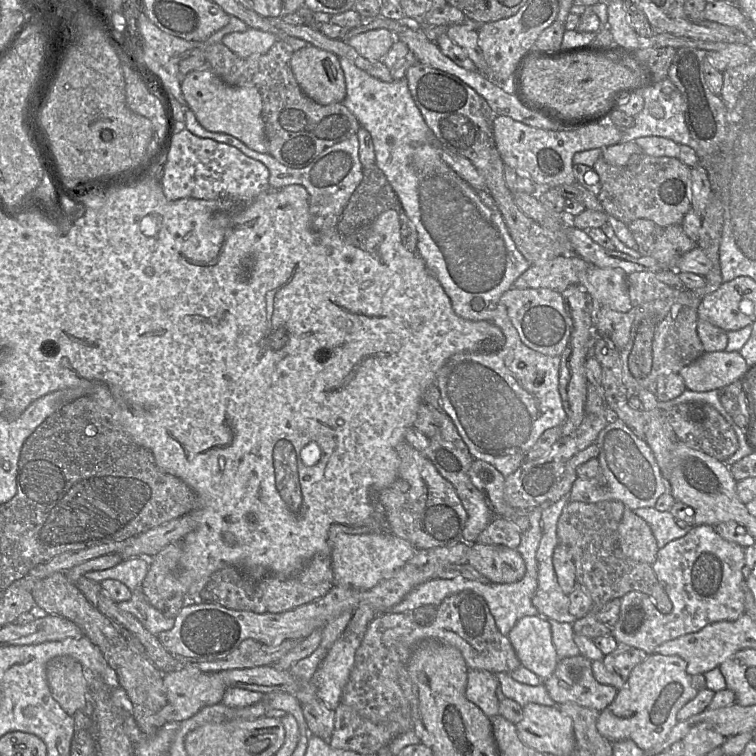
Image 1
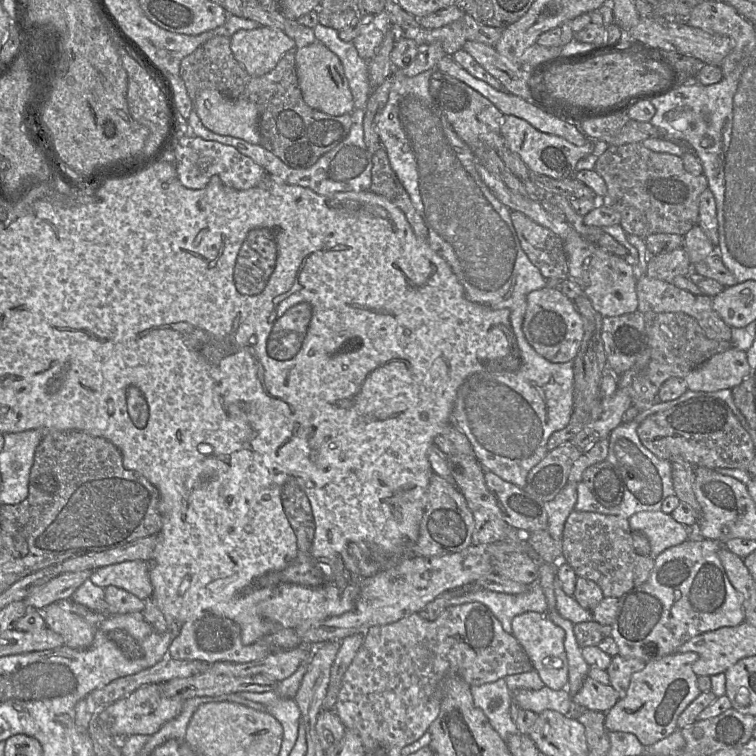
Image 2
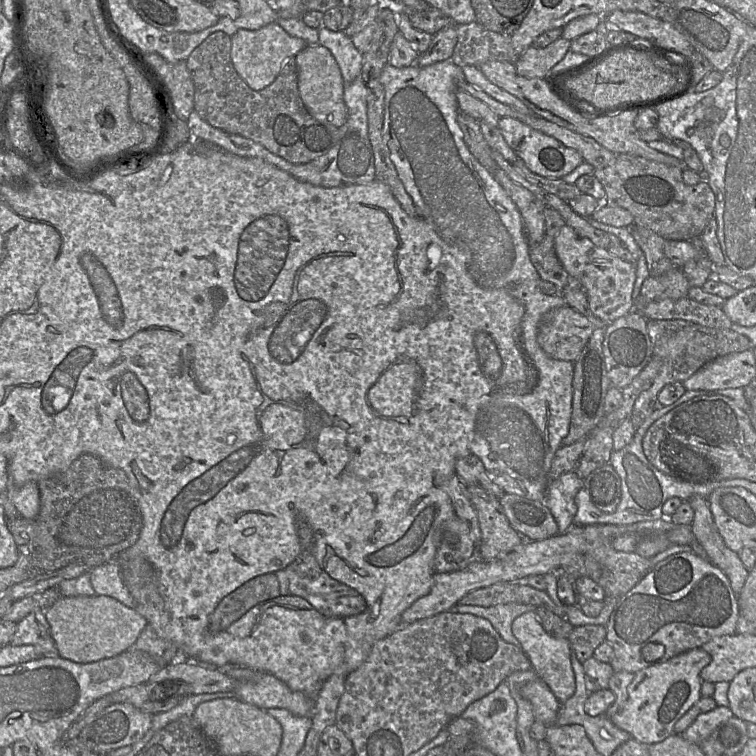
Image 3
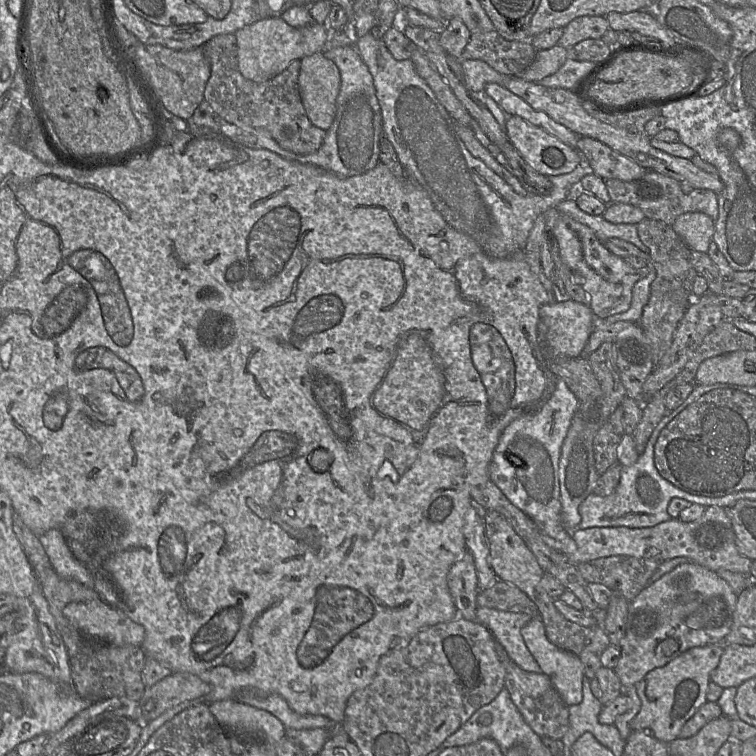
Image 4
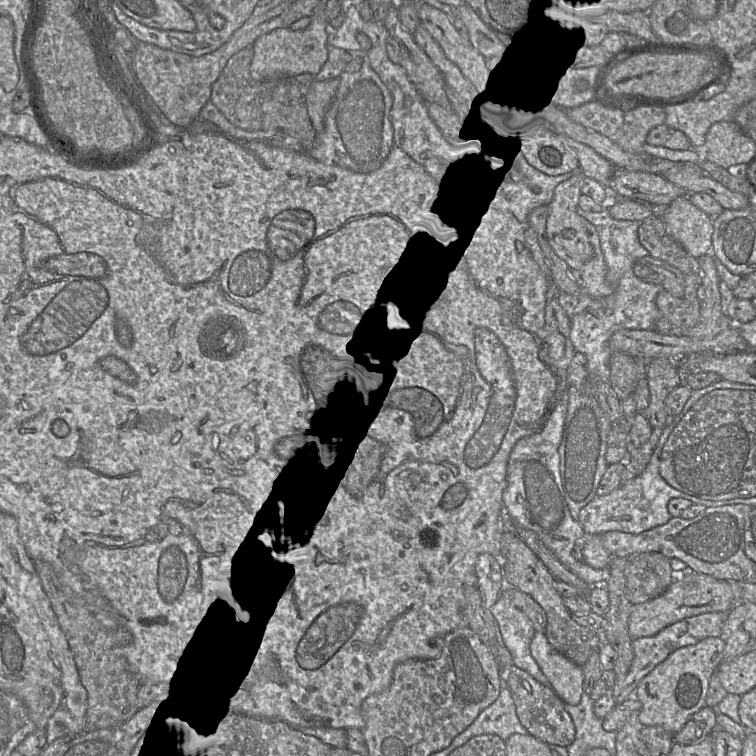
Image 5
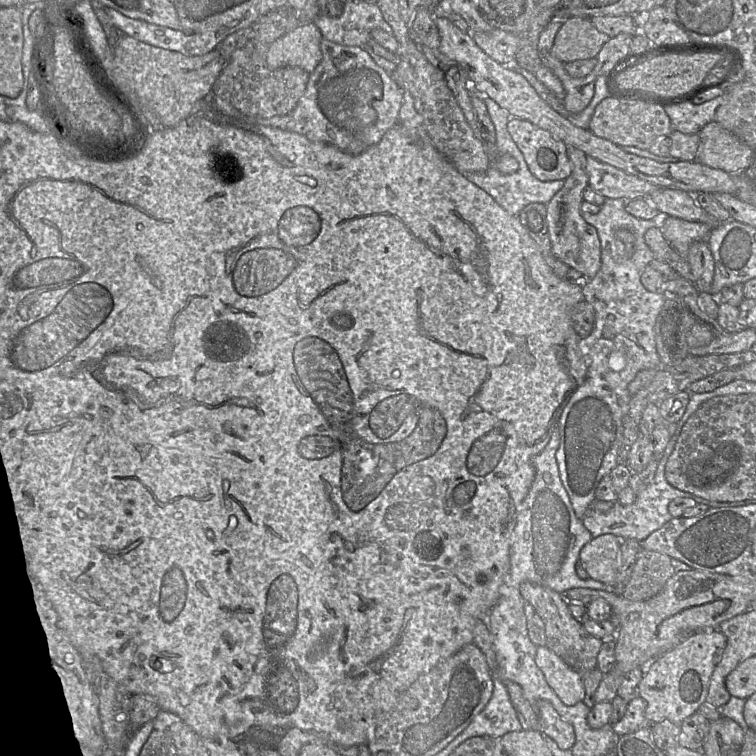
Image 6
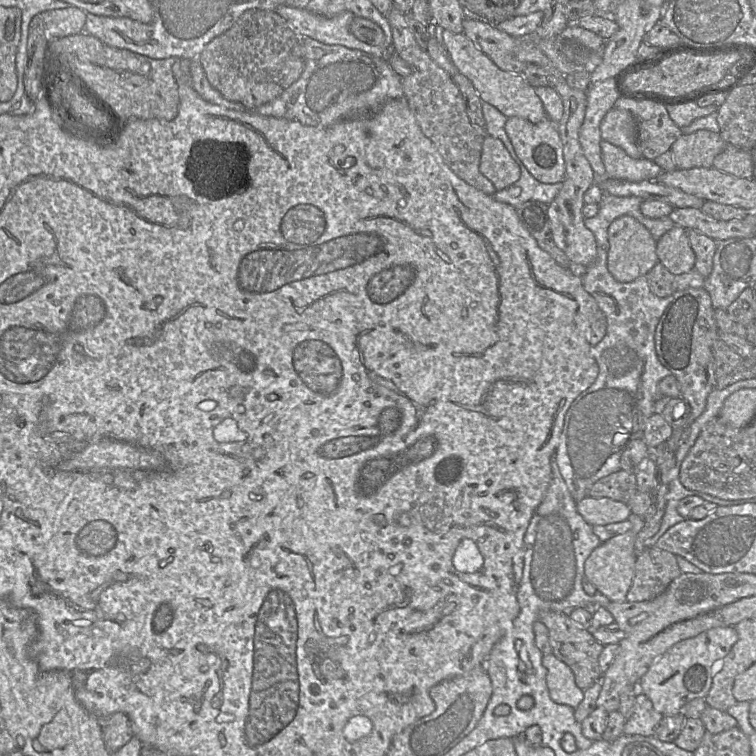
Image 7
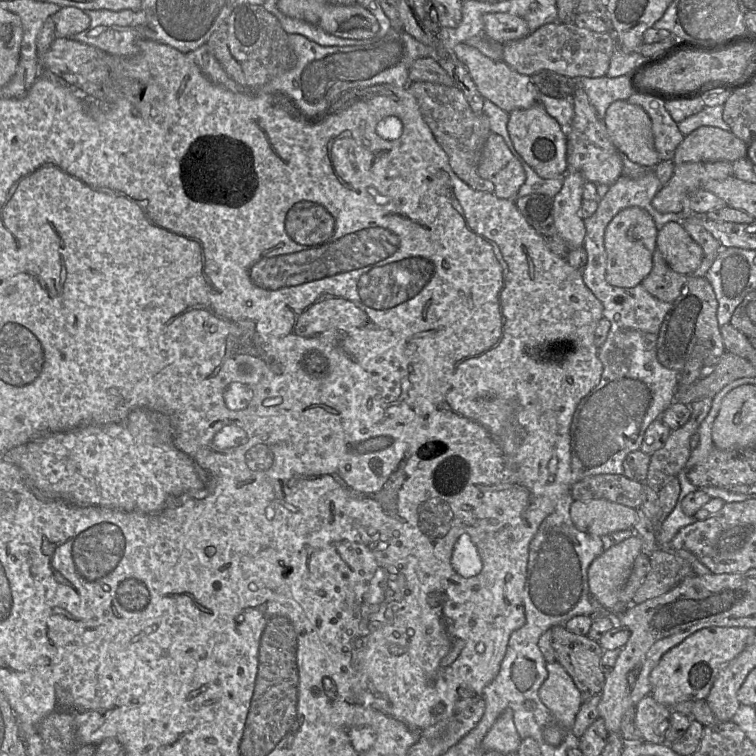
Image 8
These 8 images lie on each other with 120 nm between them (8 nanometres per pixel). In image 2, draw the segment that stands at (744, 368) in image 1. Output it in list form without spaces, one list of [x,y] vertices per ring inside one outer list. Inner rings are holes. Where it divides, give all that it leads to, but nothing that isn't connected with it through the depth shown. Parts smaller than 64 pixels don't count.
[[[732,347],[713,355],[683,379],[691,391],[712,392],[732,389],[750,375],[746,352]]]

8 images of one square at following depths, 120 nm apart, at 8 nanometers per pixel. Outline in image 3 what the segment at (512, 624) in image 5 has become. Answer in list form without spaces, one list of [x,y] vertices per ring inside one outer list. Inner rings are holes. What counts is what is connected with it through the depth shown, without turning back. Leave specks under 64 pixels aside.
[[[515,602],[489,607],[458,603],[454,610],[450,611],[471,613],[486,618],[504,641],[513,645],[519,645],[518,640],[512,633],[511,625],[518,616],[535,609],[536,607],[533,605]]]

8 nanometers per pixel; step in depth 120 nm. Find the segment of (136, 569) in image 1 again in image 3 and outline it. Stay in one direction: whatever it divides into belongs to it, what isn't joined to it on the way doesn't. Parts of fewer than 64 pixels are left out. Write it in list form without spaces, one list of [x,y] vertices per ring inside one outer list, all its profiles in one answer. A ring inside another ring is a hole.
[[[110,561],[93,568],[90,571],[90,580],[95,595],[109,596],[134,608],[135,601],[124,584],[119,562]]]

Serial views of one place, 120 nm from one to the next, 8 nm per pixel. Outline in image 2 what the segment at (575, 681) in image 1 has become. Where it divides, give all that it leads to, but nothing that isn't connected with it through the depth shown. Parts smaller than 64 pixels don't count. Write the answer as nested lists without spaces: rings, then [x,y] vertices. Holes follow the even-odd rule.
[[[587,676],[581,689],[572,696],[572,701],[575,707],[606,713],[619,698],[618,692],[610,684],[602,684]]]

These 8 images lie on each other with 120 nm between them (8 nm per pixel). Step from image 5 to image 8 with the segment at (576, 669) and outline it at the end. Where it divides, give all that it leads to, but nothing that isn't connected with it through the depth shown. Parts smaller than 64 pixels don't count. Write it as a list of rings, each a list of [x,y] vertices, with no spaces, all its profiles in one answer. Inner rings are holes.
[[[558,661],[547,662],[546,668],[548,676],[539,689],[539,697],[543,704],[552,712],[554,721],[545,727],[543,734],[548,744],[559,746],[563,742],[566,732],[571,731],[575,723],[582,704],[581,692],[572,677]]]

